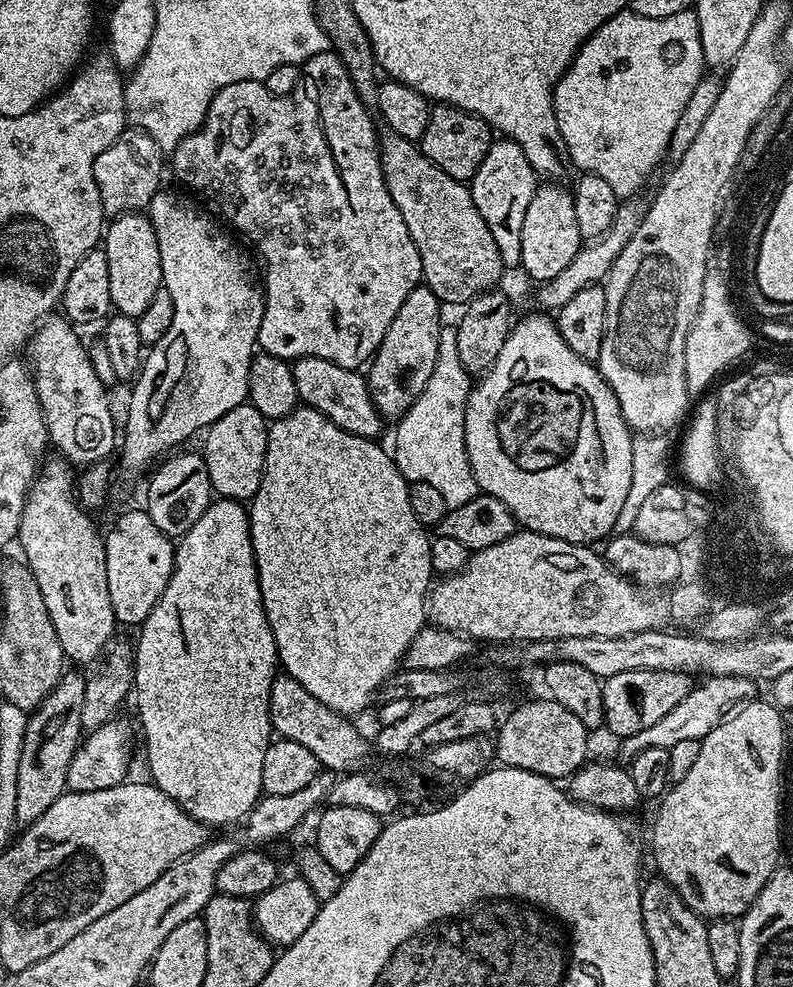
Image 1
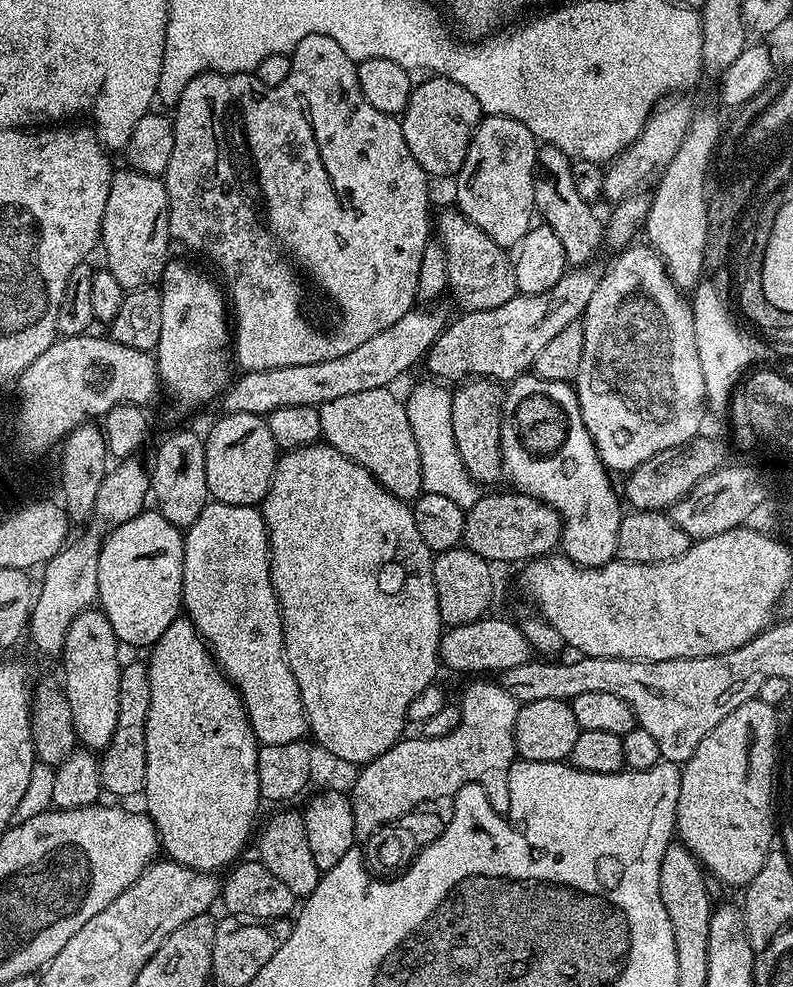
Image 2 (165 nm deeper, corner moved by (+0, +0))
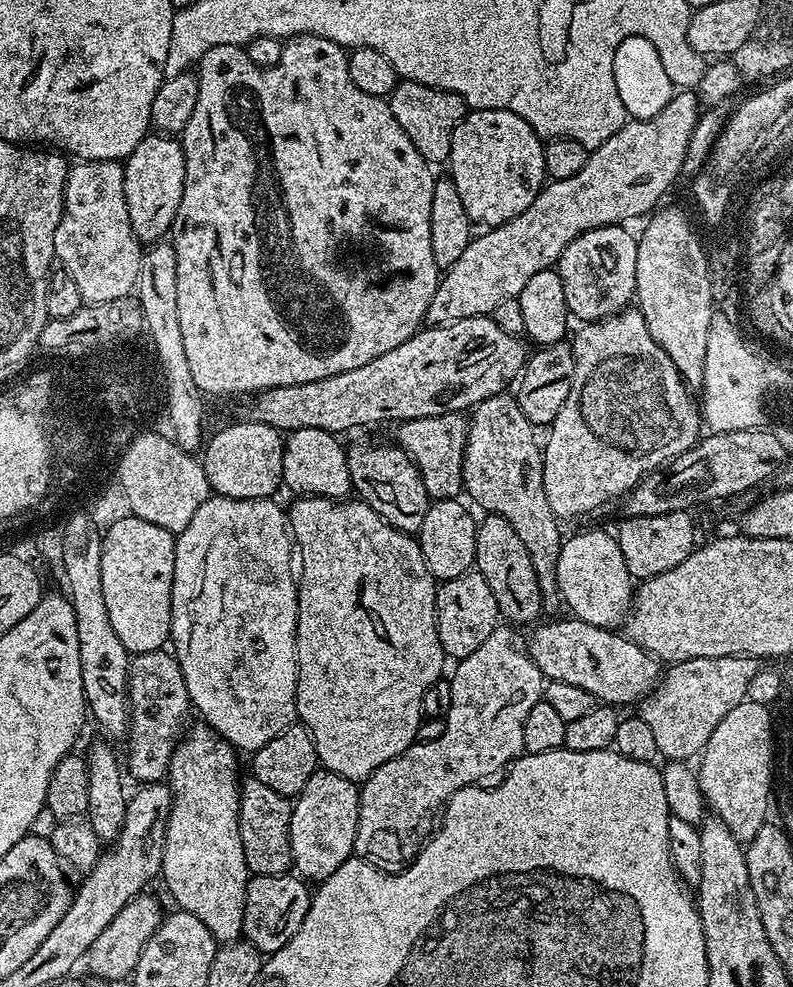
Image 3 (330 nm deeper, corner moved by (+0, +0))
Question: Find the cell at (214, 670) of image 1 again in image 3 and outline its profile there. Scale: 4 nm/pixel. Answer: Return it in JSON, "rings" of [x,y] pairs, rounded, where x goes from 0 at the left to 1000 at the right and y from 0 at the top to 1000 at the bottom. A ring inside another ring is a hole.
{"rings":[[[256,732],[238,737],[223,753],[214,768],[209,793],[217,800],[217,820],[207,836],[209,853],[204,861],[202,888],[217,907],[223,921],[245,926],[260,937],[260,942],[274,954],[298,954],[308,942],[310,898],[315,884],[310,877],[310,865],[305,865],[305,849],[300,841],[303,796],[305,785],[298,779],[299,759],[286,754],[269,738]]]}

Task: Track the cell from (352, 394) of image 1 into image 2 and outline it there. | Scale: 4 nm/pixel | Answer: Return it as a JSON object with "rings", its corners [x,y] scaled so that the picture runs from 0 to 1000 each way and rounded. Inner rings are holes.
{"rings":[[[493,392],[455,395],[453,399],[435,399],[431,403],[421,403],[421,407],[402,410],[404,441],[407,449],[436,460],[436,464],[462,475],[480,492],[492,496],[492,501],[511,509],[520,509],[533,495],[532,469],[522,439],[517,434],[511,406],[499,402],[494,396]]]}

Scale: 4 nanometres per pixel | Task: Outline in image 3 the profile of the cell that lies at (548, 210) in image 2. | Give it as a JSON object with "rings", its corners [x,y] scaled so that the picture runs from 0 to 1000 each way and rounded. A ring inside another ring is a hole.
{"rings":[[[763,229],[747,231],[735,235],[714,253],[709,253],[704,264],[704,275],[709,282],[709,294],[714,294],[714,310],[728,325],[745,326],[763,324],[765,320],[774,320],[798,307],[802,298],[802,266],[805,253],[802,252],[803,240],[796,239],[787,229]]]}

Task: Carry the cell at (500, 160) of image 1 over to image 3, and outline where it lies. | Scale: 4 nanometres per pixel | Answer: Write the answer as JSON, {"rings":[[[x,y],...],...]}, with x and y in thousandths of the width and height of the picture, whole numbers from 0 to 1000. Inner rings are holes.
{"rings":[[[603,109],[591,112],[573,132],[573,140],[567,148],[567,156],[562,163],[567,181],[583,201],[583,209],[588,209],[590,222],[600,229],[624,229],[637,227],[643,221],[658,217],[668,205],[689,185],[686,173],[687,143],[666,125],[644,111],[627,109]]]}

